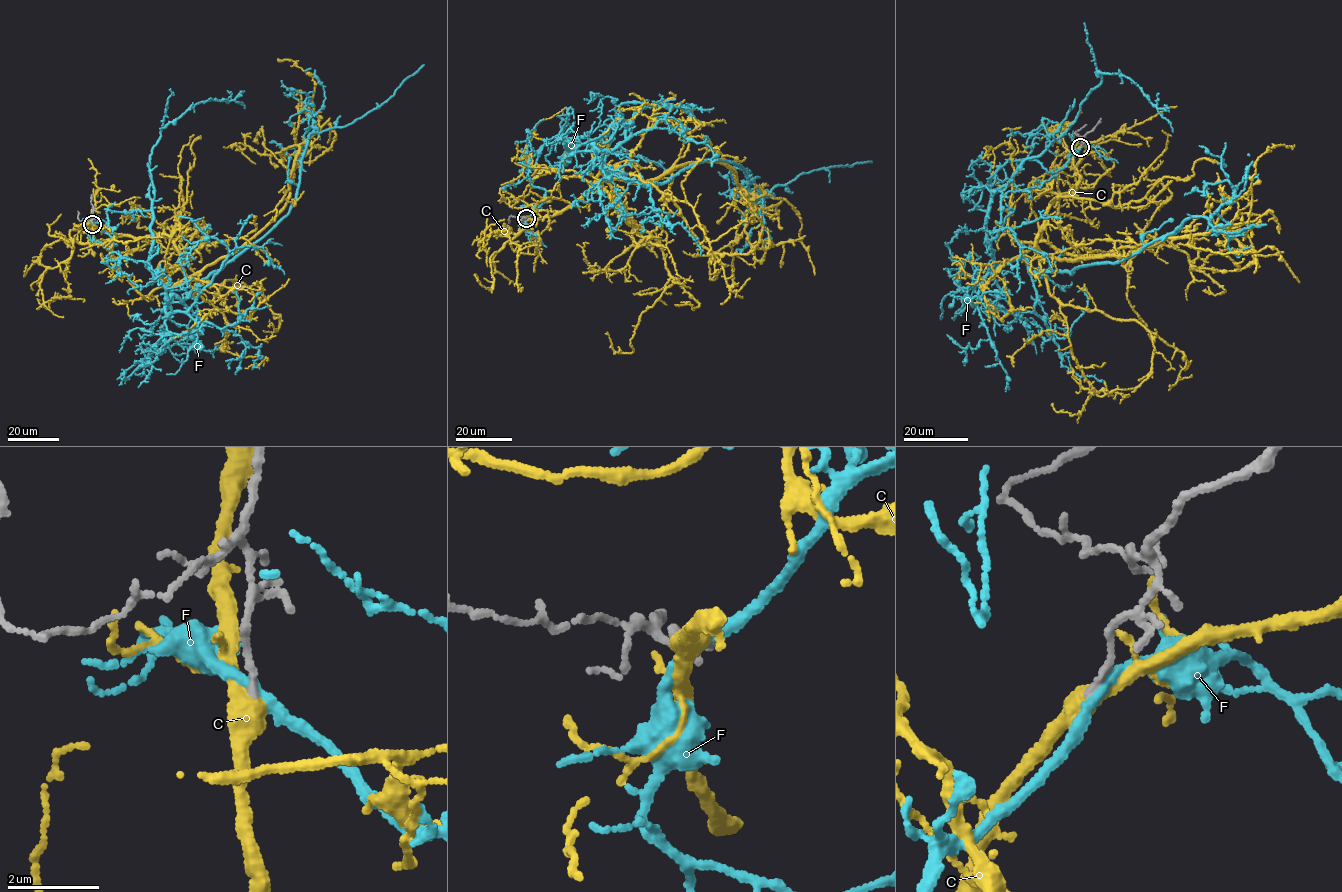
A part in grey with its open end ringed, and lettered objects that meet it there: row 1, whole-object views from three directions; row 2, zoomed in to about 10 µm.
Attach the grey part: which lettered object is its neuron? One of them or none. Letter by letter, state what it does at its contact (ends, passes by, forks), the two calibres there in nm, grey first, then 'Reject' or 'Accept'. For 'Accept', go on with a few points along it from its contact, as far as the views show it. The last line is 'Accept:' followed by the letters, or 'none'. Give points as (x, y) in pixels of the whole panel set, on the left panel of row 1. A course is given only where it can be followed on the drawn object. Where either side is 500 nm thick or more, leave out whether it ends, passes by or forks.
C: It passes by. Thickness 150 nm (grey) against 400 nm. Accept. Its course: (93, 224), (97, 241), (167, 236), (179, 282), (255, 237), (319, 127), (313, 77), (278, 58)
F: It passes by. Thickness 160 nm (grey) against 220 nm. Reject
Accept: C

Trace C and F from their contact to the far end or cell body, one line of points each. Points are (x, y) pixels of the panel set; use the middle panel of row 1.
C: (526, 218), (562, 212), (606, 167), (637, 182), (715, 161), (754, 209), (778, 216), (755, 204), (733, 245)
F: (526, 218), (545, 198), (529, 160), (559, 136), (650, 183), (717, 159), (771, 191), (872, 161)

